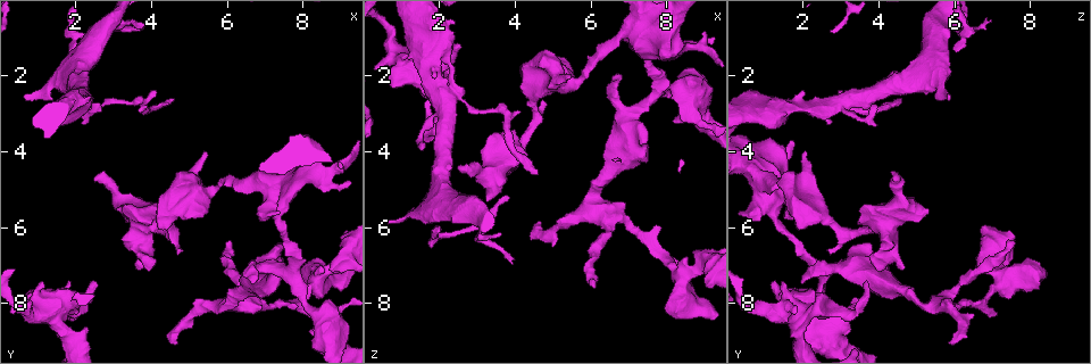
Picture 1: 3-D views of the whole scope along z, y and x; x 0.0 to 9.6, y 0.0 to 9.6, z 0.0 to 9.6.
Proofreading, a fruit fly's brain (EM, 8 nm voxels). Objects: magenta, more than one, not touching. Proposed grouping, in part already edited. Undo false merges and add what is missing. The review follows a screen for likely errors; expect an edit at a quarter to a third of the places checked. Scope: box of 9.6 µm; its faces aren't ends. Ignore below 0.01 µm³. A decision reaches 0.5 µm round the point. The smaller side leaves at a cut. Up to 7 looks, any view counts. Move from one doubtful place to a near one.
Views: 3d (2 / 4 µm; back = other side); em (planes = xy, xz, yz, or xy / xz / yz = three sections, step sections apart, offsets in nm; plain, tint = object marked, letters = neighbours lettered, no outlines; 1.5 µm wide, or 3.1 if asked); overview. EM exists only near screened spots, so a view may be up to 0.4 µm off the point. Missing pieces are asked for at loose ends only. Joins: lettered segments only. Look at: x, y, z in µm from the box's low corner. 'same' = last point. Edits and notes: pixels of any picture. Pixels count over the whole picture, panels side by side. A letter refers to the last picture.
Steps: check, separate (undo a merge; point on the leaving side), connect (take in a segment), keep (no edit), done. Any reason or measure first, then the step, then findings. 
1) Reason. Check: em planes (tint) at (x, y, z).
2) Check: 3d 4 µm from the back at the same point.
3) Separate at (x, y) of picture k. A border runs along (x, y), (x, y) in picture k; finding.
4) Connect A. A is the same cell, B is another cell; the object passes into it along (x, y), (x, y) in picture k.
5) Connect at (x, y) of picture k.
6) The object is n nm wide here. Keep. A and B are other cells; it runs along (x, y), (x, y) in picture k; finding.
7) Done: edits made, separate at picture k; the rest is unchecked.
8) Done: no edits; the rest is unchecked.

An open end. Check: em planes (letters) at (5.45, 3.95, 2.00).

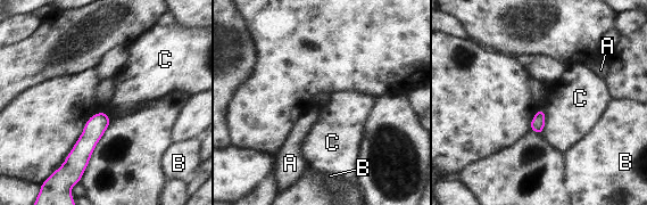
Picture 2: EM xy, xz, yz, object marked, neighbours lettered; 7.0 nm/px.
Keep. A, B and C are other cells; it runs along (105, 116), (71, 160) in picture 2; no lettered segment goes on from it.

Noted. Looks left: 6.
Check: 3d 4 µm at (2.00, 0.95, 6.15).

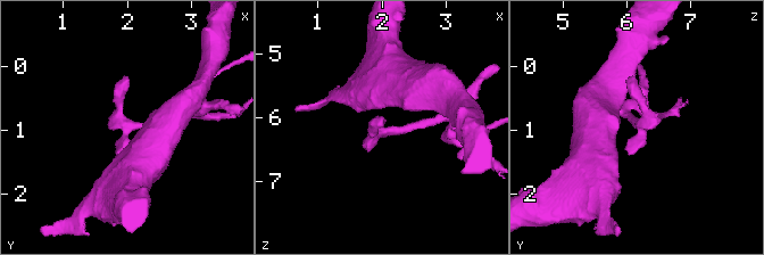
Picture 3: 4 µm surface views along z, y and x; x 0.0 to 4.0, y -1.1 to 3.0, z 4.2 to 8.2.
Check: em planes (letters) at (1.95, 0.95, 6.25).

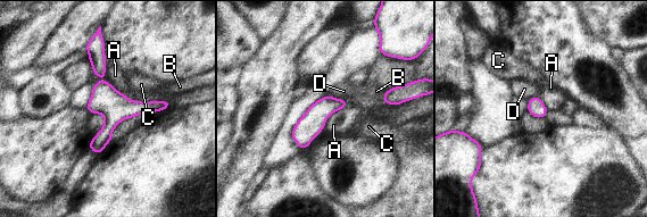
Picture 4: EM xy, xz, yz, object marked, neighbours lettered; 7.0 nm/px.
The longest contact is with A, 200 nm. Keep. A, B, C and D are other cells; a border runs along (341, 108), (329, 116), (323, 128) in picture 4; continuous, no second neuron.

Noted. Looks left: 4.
Check: 3d 4 µm at (0.65, 2.55, 5.90).

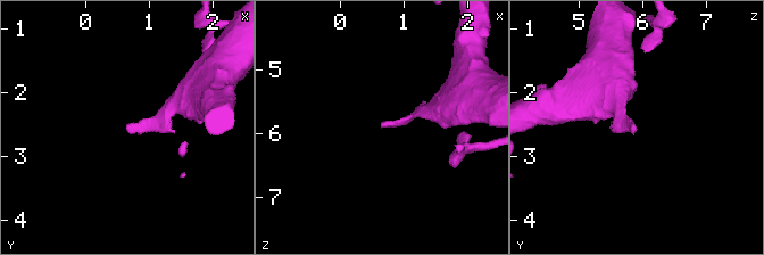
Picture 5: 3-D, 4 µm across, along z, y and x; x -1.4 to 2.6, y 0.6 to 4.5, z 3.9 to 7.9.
Shape alone is not enough. Check: em planes (letters) at (0.65, 2.55, 5.90).

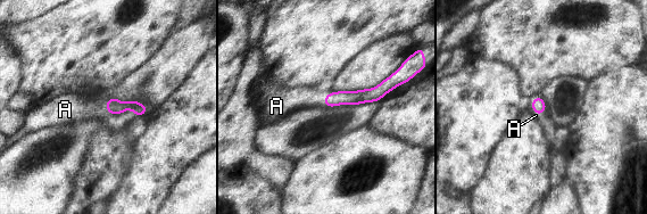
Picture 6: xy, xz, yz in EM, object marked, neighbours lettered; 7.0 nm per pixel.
The object is 100 nm wide here. Connect at (71, 108) of picture 6. A is the same cell; the neuron continues.

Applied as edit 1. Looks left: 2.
Done: edits made, connect at picture 6; the rest is unchecked.

